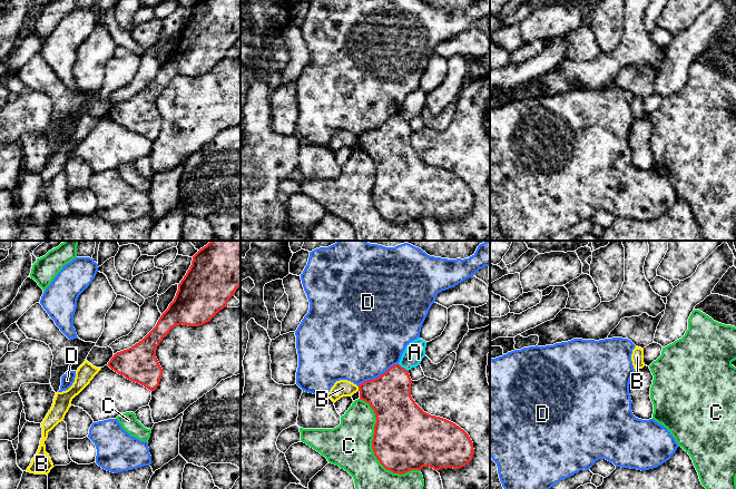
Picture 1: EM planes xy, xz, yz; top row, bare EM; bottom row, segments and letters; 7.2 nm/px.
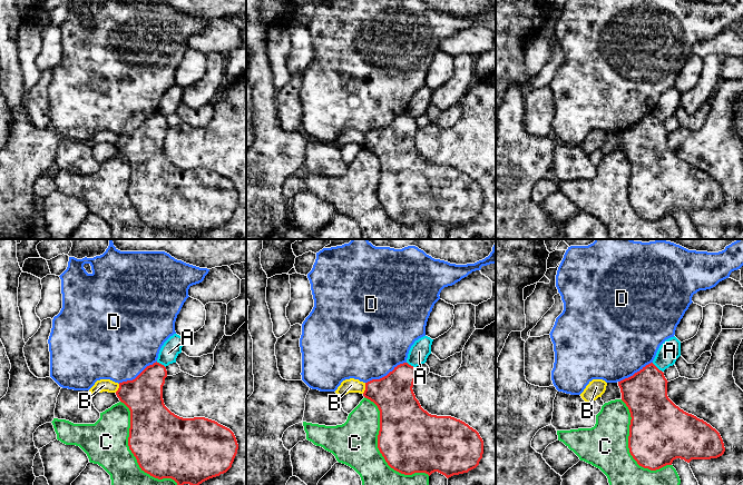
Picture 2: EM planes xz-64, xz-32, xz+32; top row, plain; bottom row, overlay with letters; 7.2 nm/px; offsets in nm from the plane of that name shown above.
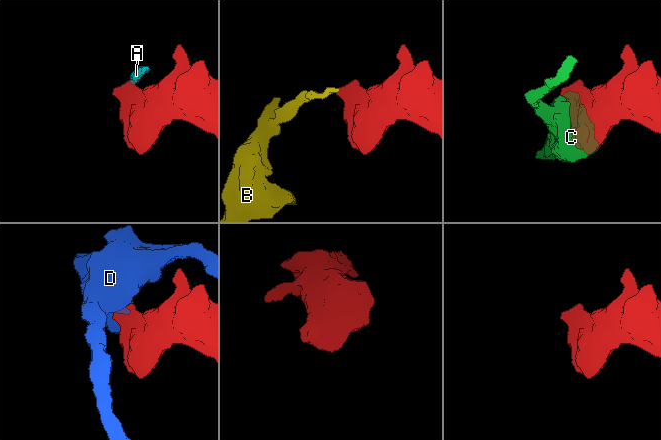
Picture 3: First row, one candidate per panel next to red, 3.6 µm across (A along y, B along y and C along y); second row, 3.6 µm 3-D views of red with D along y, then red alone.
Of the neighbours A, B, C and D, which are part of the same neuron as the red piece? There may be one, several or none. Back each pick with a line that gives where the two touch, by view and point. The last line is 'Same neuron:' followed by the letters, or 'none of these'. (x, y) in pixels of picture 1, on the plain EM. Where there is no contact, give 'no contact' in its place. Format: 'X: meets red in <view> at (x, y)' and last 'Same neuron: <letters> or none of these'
Same neuron: none of these

